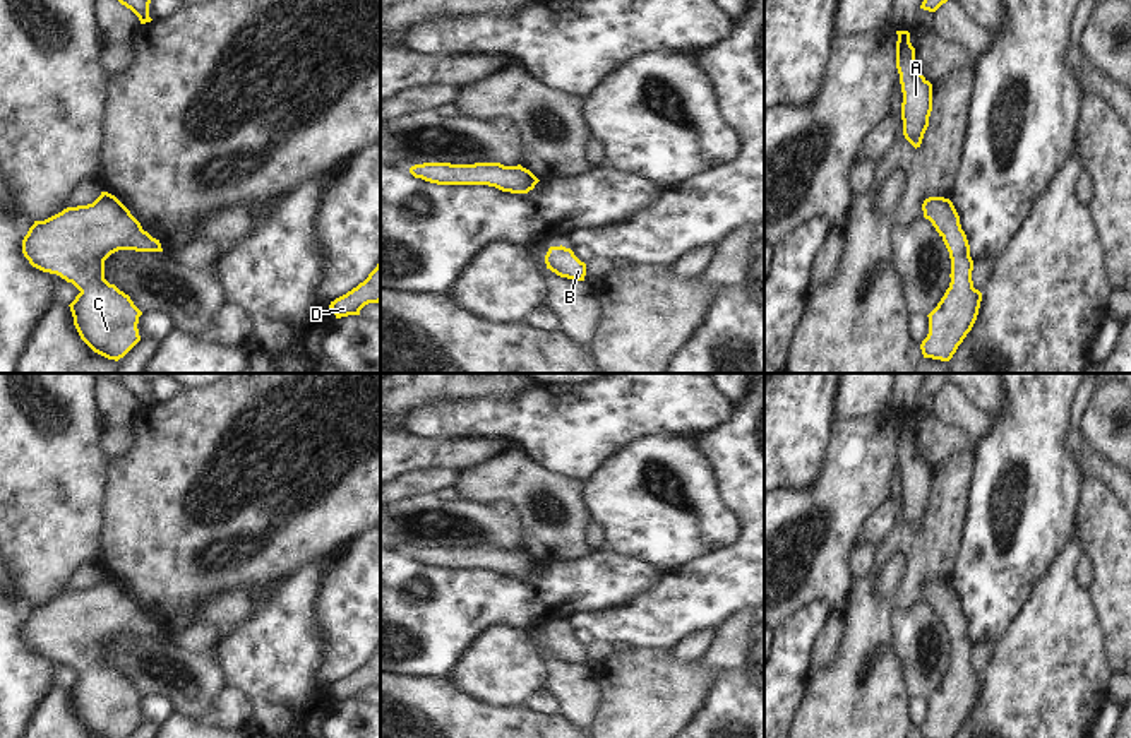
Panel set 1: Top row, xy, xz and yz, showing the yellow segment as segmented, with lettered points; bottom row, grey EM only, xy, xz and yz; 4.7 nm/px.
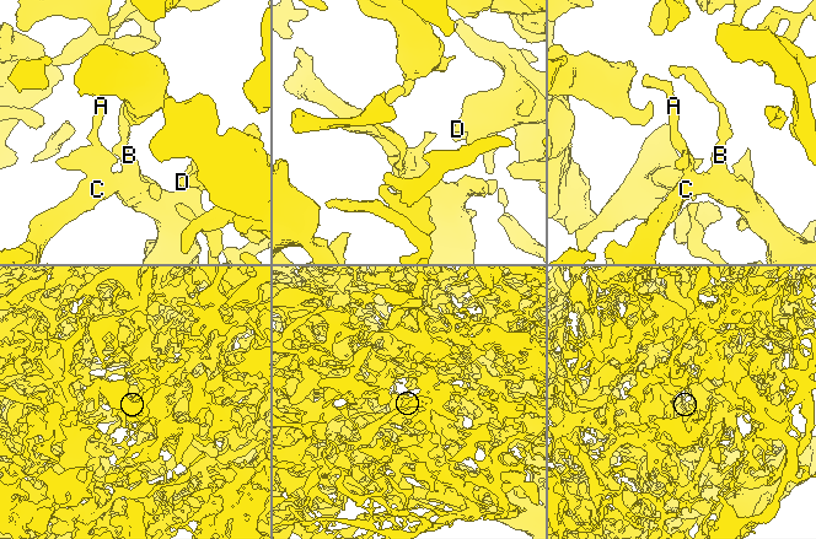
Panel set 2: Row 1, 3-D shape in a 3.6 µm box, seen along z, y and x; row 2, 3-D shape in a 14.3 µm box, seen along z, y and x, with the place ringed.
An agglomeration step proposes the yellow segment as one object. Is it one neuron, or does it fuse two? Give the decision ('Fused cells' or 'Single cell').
Single cell

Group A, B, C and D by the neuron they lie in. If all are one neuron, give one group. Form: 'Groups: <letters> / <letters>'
Groups: A B C D

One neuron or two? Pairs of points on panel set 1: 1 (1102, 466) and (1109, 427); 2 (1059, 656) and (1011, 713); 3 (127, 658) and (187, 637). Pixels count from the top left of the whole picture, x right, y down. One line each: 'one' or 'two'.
1: two
2: one
3: two

